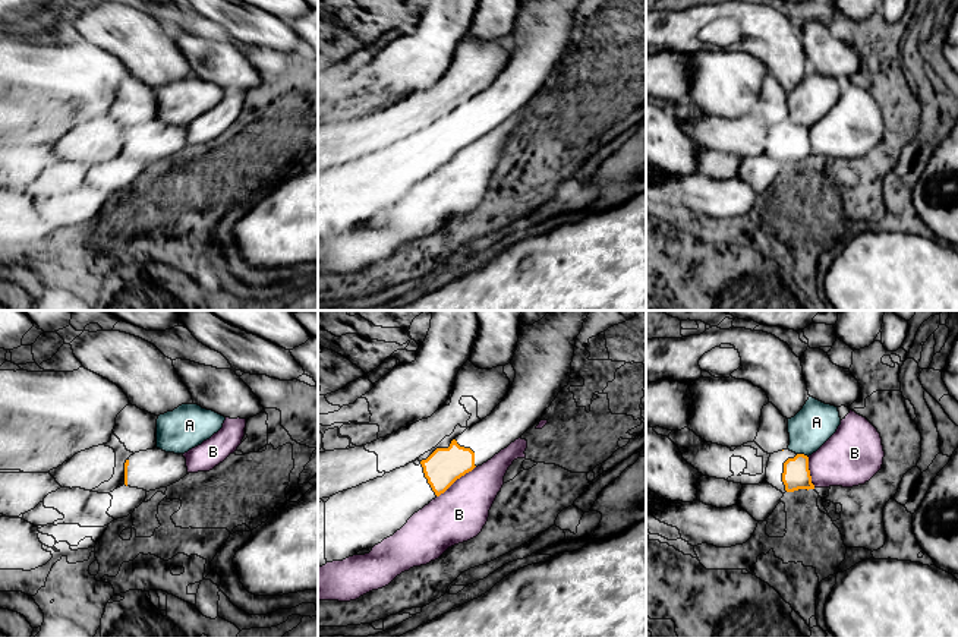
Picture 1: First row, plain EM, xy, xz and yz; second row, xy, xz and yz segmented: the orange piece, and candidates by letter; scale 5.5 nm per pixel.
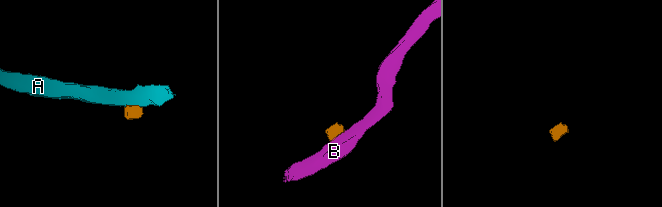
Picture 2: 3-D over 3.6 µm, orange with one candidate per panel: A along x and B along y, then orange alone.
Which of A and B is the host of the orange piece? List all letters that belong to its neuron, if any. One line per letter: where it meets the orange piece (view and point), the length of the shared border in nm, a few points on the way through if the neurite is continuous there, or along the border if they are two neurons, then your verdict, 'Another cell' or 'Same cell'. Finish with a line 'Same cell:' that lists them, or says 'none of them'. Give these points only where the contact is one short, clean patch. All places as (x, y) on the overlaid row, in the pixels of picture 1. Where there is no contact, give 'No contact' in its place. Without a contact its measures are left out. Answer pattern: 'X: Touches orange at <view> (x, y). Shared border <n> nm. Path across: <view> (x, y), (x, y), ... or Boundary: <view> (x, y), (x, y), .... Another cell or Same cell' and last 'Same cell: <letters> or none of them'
A: Touches orange at yz (803, 454). Shared border 70 nm. Boundary: yz (797, 453), (803, 453), (807, 457). Another cell
B: Touches orange at xz (456, 479). Shared border 280 nm. Boundary: xz (475, 466), (437, 497). Another cell
Same cell: none of them

